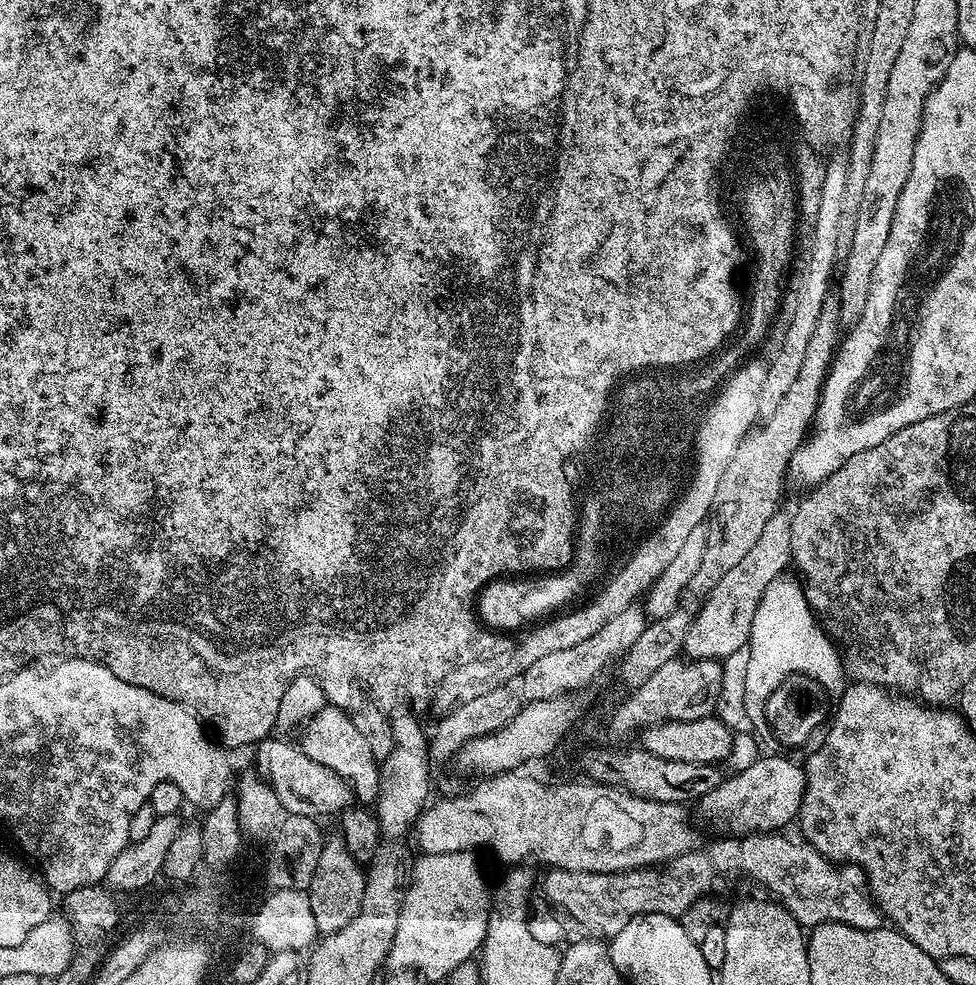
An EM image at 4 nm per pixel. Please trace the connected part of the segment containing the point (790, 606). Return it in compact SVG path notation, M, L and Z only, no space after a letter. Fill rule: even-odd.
M781 574L770 582L770 586L766 586L758 602L746 645L750 656L745 674L747 717L750 718L751 735L768 754L772 754L772 740L764 736L764 712L760 712L760 708L764 708L764 696L768 696L768 688L772 688L772 684L776 684L784 672L792 672L792 668L804 668L804 672L812 672L821 689L833 688L836 694L843 693L846 687L846 669L839 647L820 627L815 612L808 605L803 583L795 575L788 575Z

